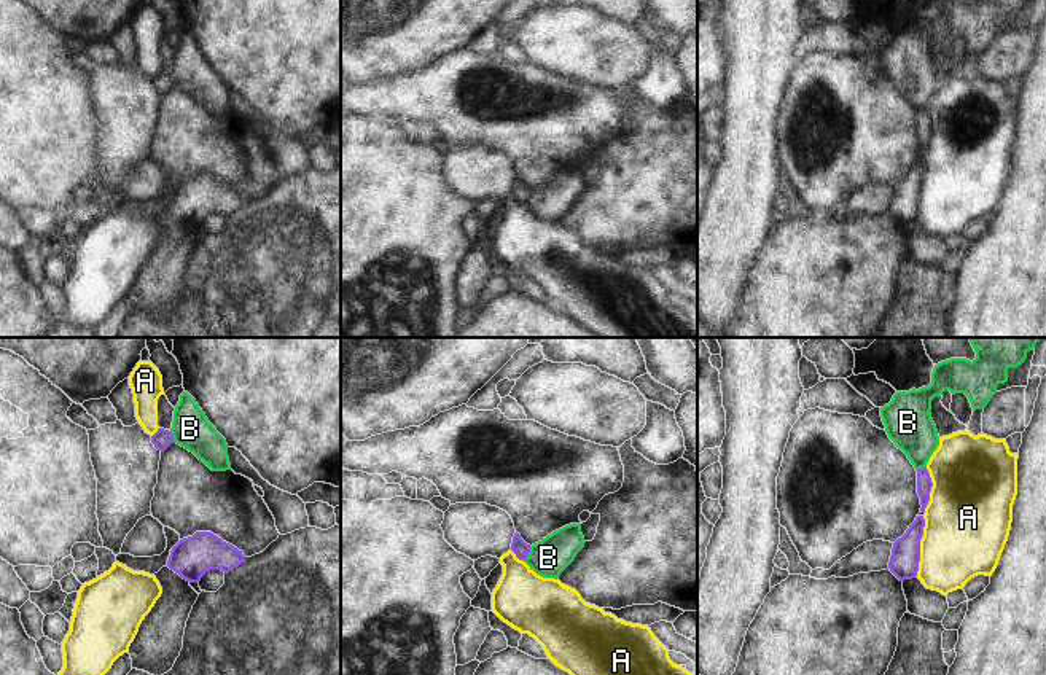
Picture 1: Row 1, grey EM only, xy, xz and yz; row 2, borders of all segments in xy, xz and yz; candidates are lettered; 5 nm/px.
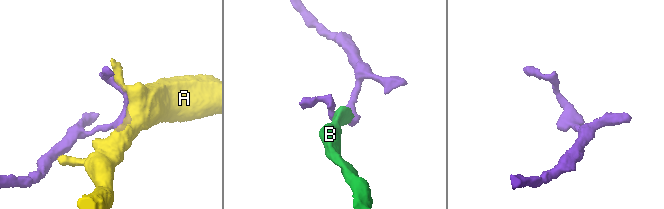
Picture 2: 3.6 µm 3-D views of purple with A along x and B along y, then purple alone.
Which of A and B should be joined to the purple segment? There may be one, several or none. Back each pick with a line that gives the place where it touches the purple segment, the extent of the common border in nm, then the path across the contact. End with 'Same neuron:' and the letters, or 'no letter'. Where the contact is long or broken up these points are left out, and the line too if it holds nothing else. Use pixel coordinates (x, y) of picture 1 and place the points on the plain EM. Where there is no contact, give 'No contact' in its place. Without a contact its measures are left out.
Same neuron: no letter

